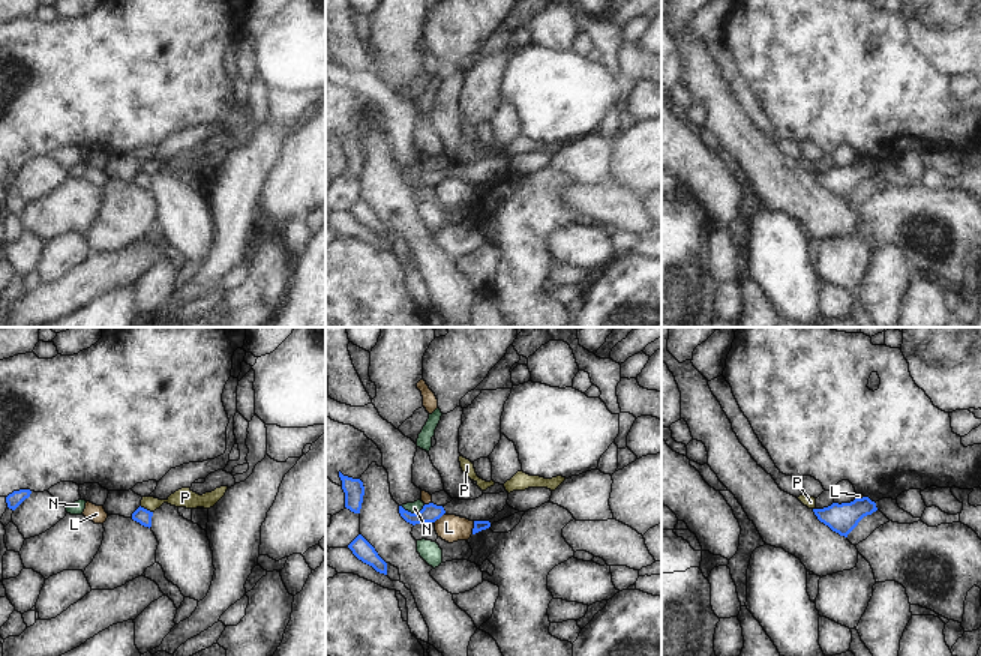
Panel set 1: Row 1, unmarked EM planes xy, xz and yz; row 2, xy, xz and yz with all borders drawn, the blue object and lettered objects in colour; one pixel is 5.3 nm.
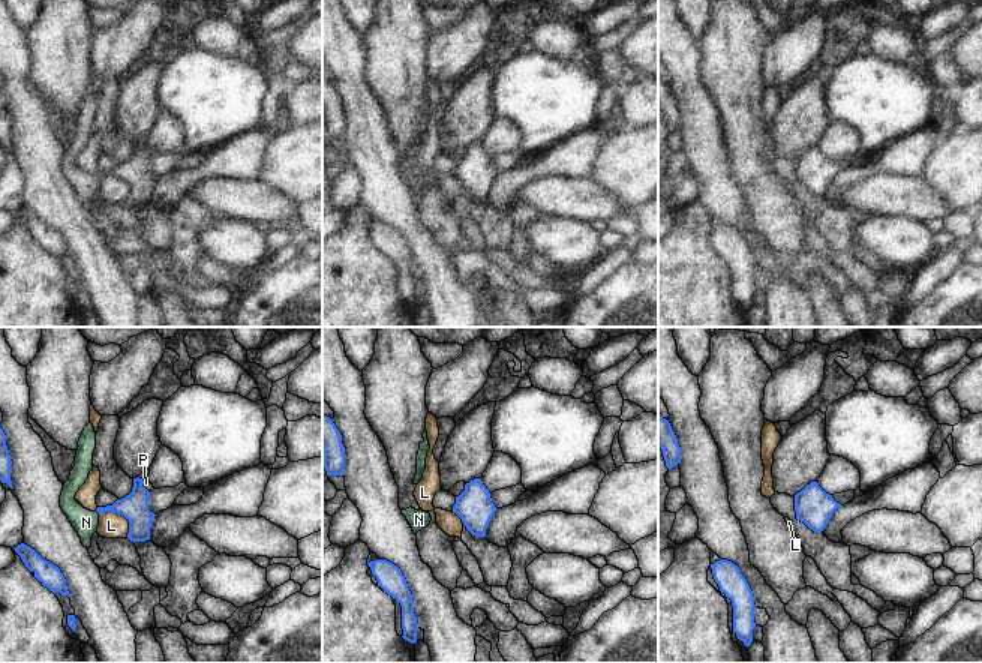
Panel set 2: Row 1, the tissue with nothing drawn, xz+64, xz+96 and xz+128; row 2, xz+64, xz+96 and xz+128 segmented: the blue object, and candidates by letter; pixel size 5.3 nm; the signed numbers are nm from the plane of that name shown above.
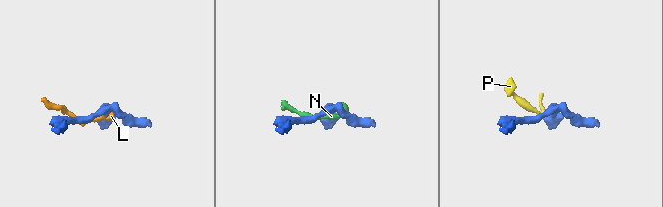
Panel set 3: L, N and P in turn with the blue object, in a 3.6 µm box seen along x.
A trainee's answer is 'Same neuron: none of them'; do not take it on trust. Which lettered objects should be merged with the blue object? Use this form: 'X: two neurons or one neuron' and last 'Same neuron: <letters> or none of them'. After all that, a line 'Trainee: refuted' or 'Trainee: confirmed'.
L: two neurons
N: two neurons
P: two neurons
Same neuron: none of them
Trainee: confirmed

